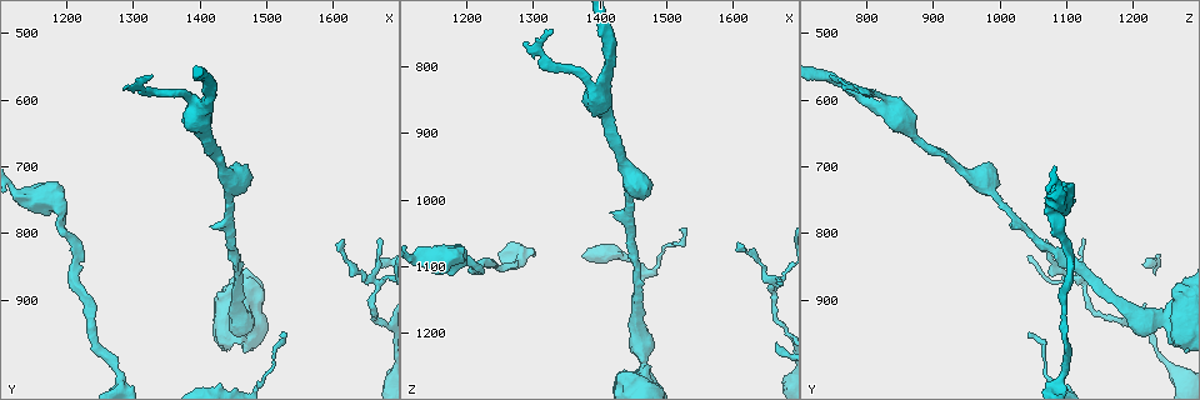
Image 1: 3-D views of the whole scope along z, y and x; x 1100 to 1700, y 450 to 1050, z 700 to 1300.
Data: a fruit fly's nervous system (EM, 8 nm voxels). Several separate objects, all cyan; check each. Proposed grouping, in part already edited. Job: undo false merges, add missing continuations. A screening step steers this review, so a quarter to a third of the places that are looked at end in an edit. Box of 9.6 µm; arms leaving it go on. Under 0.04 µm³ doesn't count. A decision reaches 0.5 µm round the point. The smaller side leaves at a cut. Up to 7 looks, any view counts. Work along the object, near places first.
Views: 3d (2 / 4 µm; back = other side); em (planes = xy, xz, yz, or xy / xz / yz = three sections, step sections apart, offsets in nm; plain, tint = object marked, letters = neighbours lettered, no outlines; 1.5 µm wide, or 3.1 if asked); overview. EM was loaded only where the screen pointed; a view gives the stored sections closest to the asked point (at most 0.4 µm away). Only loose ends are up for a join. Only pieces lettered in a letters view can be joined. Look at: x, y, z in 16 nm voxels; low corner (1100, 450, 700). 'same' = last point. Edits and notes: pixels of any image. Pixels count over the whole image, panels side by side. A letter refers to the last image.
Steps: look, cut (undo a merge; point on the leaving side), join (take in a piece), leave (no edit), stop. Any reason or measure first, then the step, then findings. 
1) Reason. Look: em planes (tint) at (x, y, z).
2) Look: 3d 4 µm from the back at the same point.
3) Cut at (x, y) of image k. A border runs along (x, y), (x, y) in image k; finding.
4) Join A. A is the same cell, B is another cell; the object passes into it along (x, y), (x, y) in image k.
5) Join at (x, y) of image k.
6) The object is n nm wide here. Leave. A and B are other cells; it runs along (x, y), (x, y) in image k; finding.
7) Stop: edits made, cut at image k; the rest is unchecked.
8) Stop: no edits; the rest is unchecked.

Calibre changes. Look: 3d 4 µm at (1405, 665, 885).

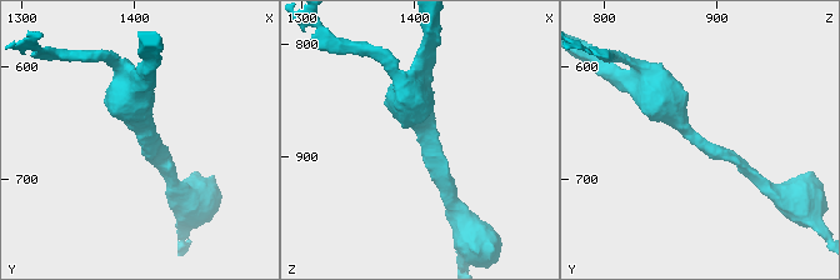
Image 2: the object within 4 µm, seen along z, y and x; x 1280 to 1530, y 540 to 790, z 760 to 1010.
The arms are 170, 500 nm wide. Look: em planes (tint) at (1406, 666, 880).

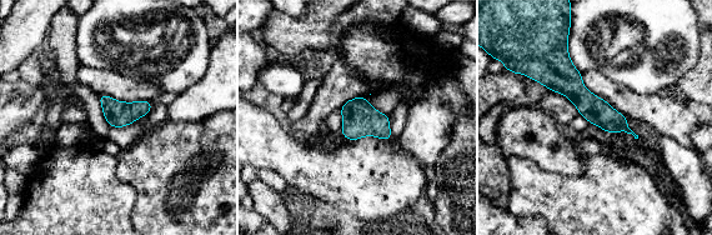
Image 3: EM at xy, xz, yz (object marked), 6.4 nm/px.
See the neighbours. Look: em planes (letters) at the same point.

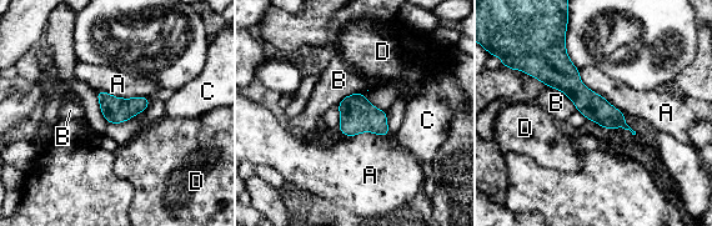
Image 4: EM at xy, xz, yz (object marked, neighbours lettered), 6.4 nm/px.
The object is 170 nm wide here. Leave. A, B, C and D are other cells; a border runs along (547, 86), (561, 90), (577, 110) in image 4; one neuron here.

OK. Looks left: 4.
Sharp bend. Look: 3d 2 µm at (1190, 760, 1080).

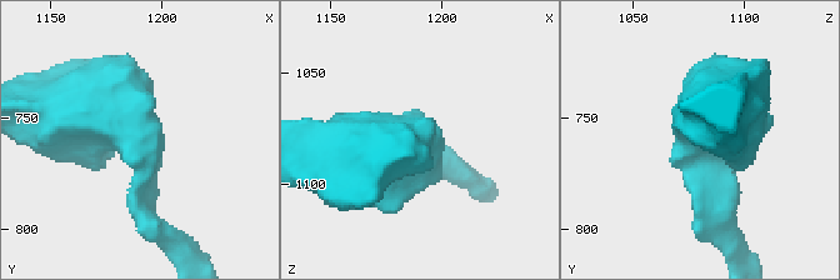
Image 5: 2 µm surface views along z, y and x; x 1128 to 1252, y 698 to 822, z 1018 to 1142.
Look: em xz step 4 (tint) at (1191, 761, 1079).

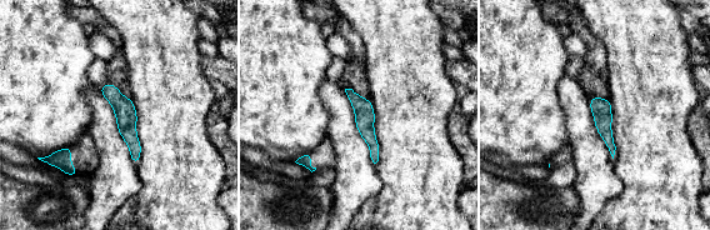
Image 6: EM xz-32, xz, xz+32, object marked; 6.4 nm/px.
Another direction. Look: em yz step 4 (letters) at the same point.

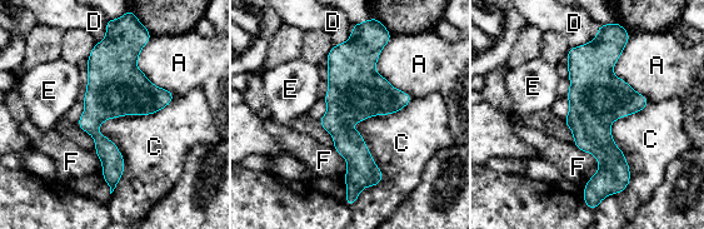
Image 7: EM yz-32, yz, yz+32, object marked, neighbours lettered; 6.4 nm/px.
The longest contact is with C, 700 nm. Leave. A, C, D, E and F are other cells; a border runs along (175, 96), (113, 189) in image 7; all the same neuron.

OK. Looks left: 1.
Stop: no edits; the rest is unchecked.

